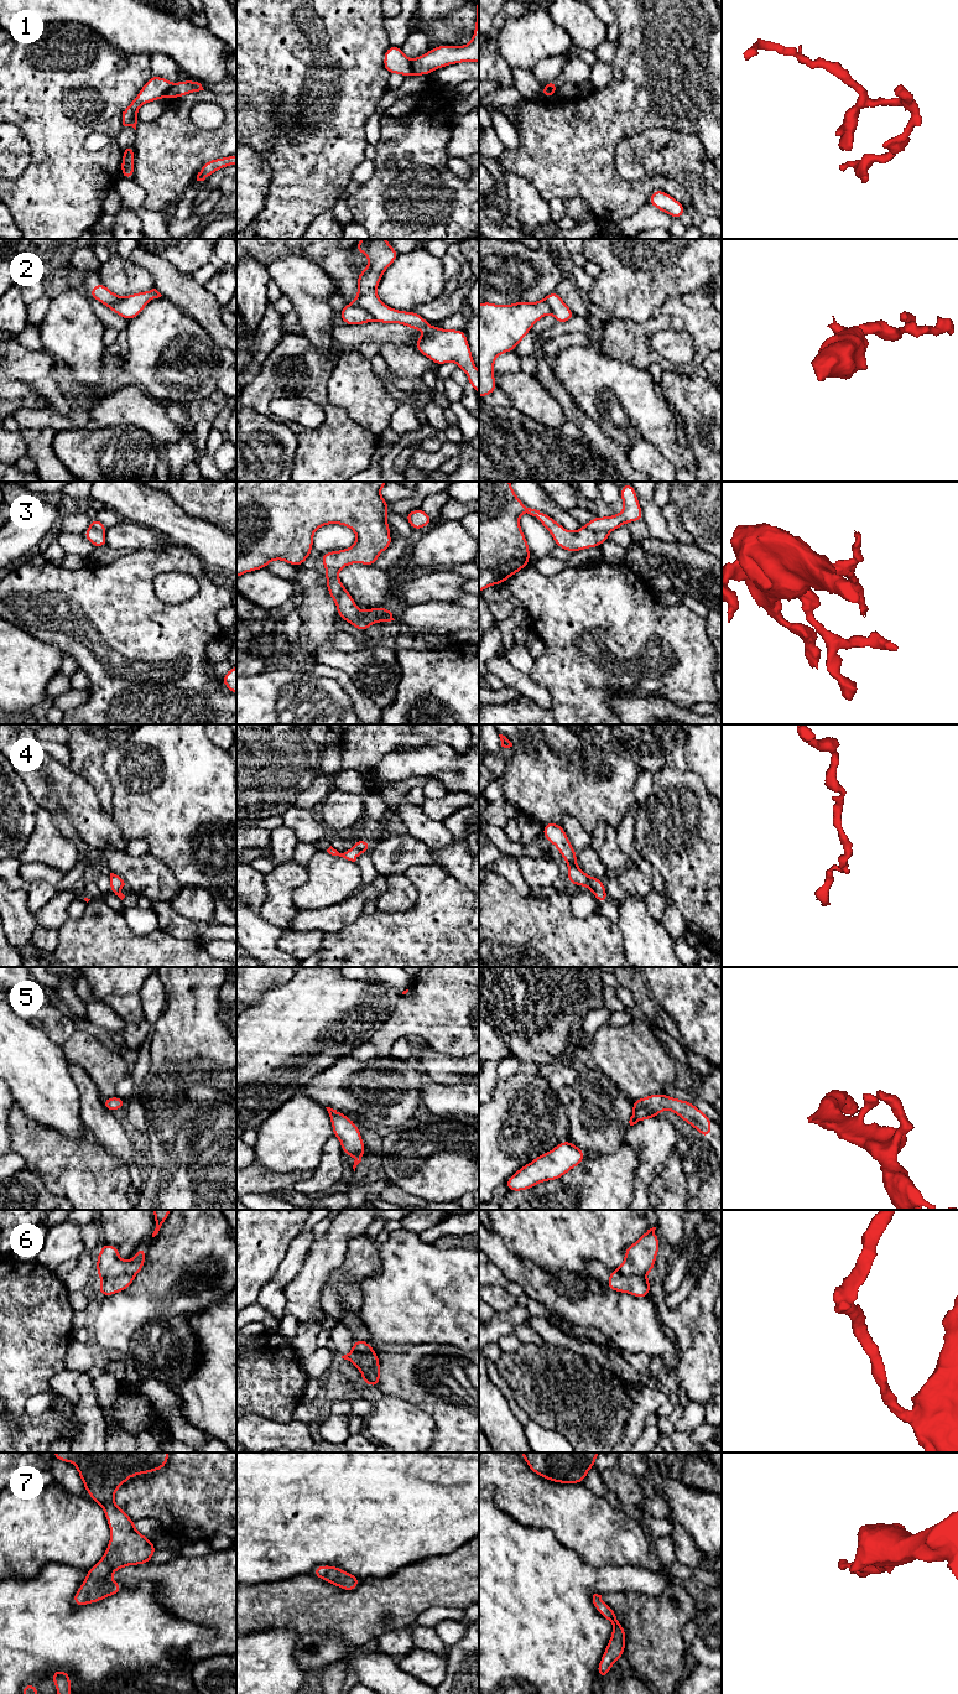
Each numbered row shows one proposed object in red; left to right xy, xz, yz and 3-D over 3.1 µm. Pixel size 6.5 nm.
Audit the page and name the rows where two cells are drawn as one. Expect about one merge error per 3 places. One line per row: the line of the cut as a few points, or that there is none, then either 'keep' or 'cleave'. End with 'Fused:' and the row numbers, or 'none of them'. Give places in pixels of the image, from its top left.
1: cut in xz along (411, 60), (414, 73); cleave
2: cut in xz along (349, 304), (364, 308), (374, 320); cleave
3: cut in yz along (584, 525), (607, 534); cleave
4: no cut; keep
5: no cut; keep
6: cut in xy along (134, 1273), (119, 1273), (103, 1278); cleave
7: no cut; keep
Fused: 1, 2, 3, 6

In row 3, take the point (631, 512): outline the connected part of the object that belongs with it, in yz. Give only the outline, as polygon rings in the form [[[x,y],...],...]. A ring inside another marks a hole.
[[[628,483],[621,485],[620,493],[620,500],[624,503],[624,510],[620,514],[614,514],[613,516],[595,516],[590,519],[585,525],[588,529],[609,534],[626,523],[640,521],[644,519],[636,490],[632,484]]]

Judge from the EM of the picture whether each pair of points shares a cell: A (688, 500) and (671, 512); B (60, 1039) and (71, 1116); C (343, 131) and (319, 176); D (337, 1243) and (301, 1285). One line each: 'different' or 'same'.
A: different
B: different
C: same
D: same

